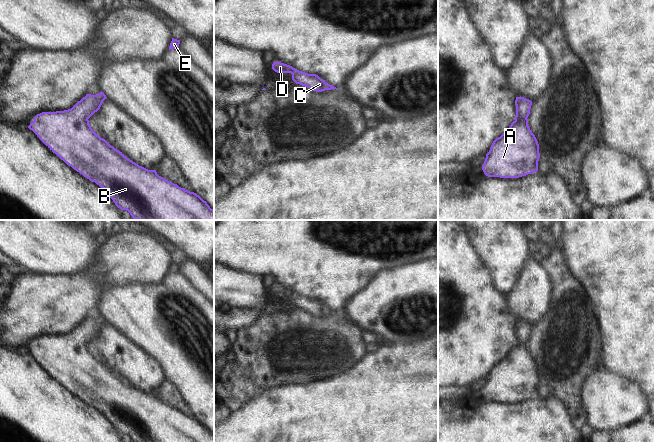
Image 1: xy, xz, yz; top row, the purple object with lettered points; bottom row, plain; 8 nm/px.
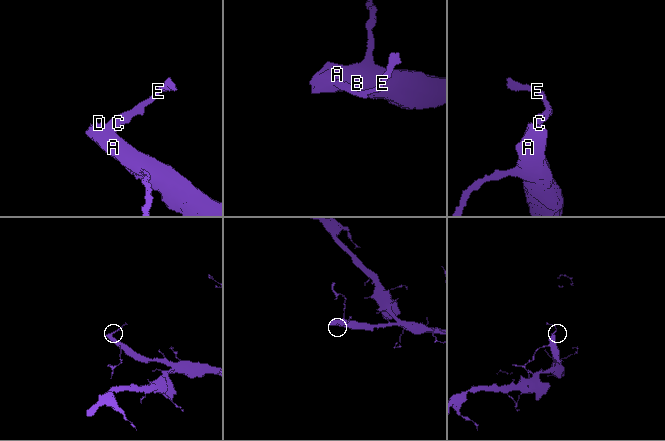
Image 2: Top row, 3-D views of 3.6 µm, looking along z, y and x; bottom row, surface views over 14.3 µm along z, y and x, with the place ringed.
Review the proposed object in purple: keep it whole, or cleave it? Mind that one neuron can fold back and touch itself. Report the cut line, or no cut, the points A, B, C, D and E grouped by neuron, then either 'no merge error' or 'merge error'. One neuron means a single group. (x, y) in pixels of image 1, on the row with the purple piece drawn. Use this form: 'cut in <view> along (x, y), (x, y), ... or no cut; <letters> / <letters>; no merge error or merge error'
no cut; A B C D E; no merge error

